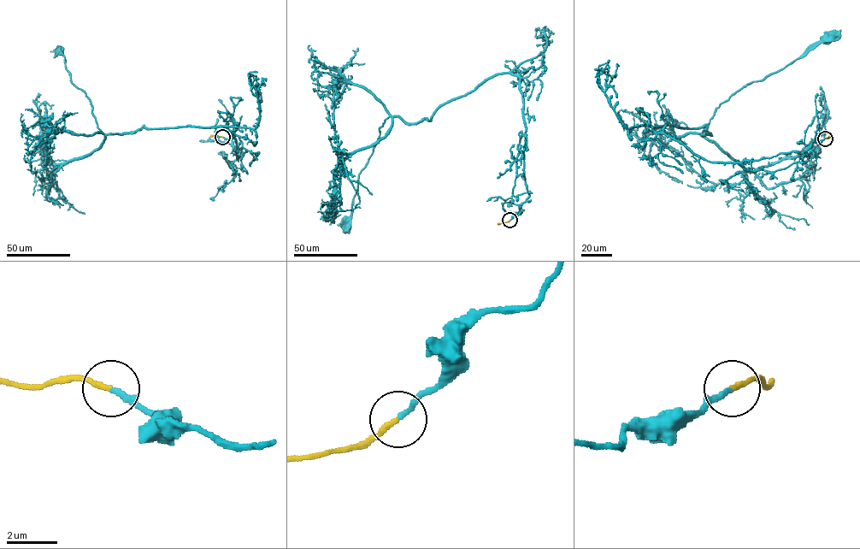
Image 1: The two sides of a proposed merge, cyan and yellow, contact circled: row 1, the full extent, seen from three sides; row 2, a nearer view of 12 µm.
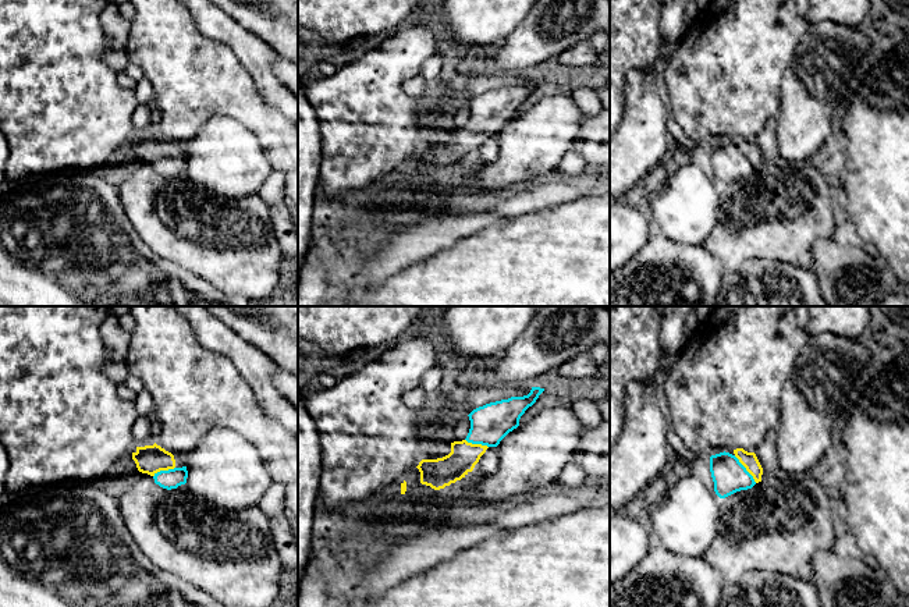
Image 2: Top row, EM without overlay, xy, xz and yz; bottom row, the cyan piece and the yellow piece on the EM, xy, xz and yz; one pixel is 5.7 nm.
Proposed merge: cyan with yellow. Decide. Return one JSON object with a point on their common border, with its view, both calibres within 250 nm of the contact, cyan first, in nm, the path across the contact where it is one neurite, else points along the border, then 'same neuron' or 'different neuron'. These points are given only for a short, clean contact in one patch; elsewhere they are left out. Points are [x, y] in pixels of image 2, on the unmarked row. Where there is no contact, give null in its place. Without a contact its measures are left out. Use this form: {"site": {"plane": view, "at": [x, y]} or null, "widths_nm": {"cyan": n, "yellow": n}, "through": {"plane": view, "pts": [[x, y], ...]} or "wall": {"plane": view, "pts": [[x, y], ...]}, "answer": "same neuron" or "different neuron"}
{"site": {"plane": "yz", "at": [745, 158]}, "widths_nm": {"cyan": 190, "yellow": 90}, "through": {"plane": "yz", "pts": [[728, 163], [745, 158], [749, 148]]}, "answer": "same neuron"}

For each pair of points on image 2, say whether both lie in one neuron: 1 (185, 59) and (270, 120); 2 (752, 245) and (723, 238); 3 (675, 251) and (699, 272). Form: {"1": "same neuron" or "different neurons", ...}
{"1": "same neuron", "2": "same neuron", "3": "same neuron"}

